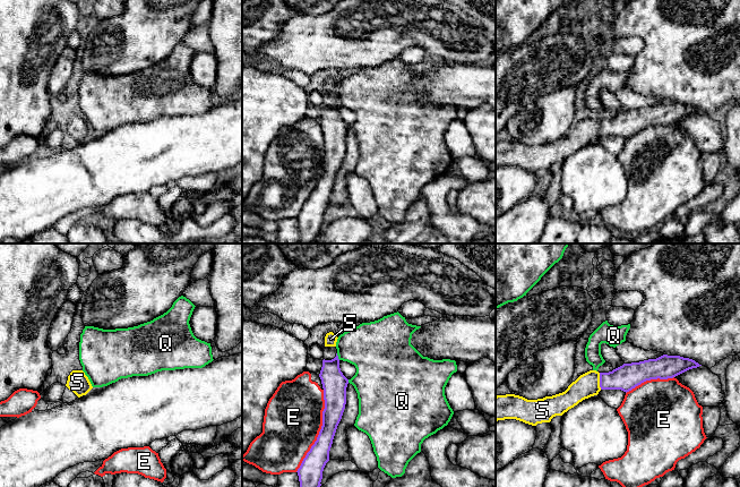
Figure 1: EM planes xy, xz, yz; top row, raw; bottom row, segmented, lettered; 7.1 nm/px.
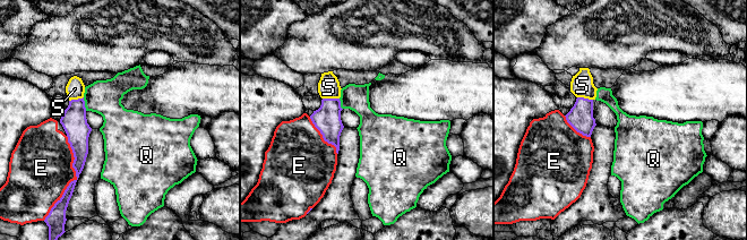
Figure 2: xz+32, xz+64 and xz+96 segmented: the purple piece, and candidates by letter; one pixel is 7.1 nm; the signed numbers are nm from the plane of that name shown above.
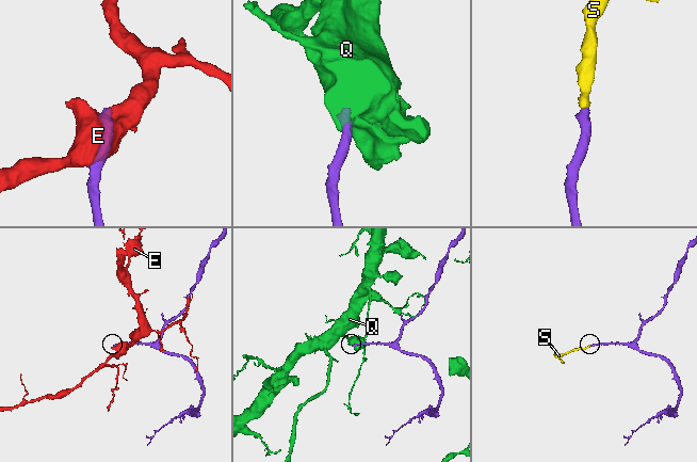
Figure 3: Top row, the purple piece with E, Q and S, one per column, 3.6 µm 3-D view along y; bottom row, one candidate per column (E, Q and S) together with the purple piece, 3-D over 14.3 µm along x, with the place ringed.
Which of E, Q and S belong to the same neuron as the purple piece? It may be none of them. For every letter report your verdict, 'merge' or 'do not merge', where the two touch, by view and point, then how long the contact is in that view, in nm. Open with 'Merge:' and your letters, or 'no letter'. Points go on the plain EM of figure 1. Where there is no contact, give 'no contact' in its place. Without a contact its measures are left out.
Merge: S
E: do not merge; contact xz (320, 177); length 600 nm
Q: do not merge; contact xz (337, 103); length 50 nm
S: merge; contact yz (600, 127); length 120 nm

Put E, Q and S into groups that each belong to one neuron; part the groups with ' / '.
E / Q / S

